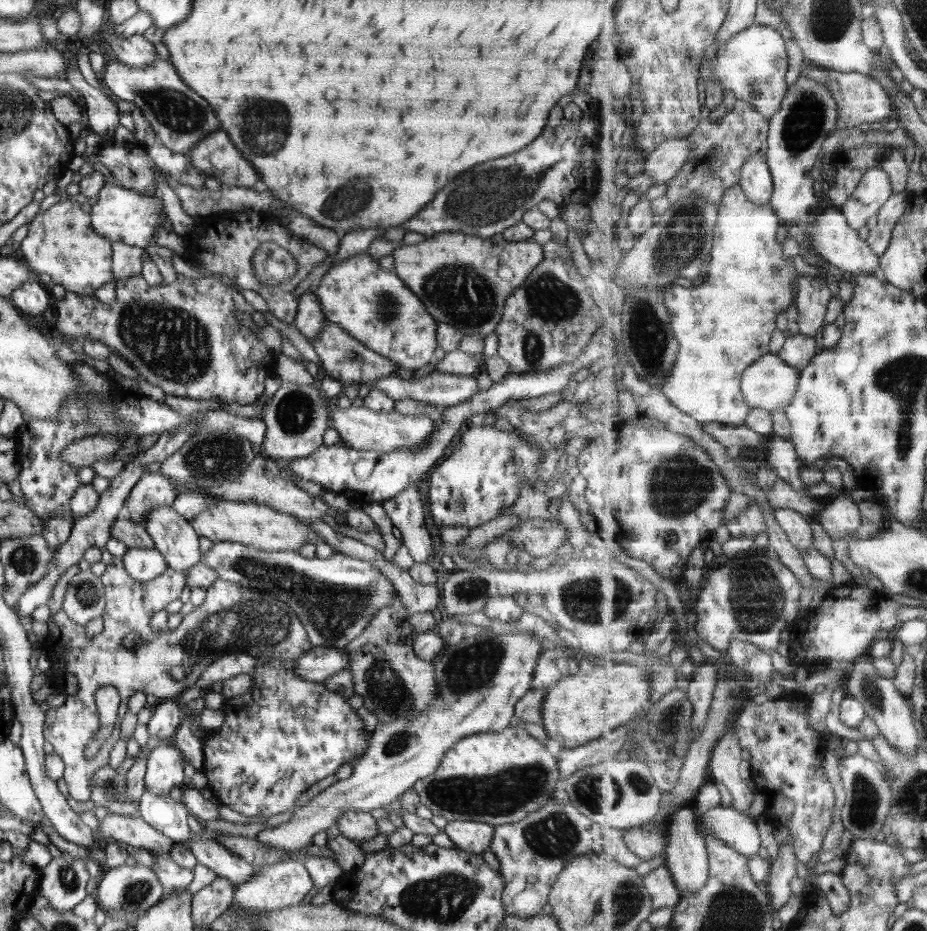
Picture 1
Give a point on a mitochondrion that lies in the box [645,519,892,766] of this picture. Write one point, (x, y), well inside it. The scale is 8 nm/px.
(756, 602)

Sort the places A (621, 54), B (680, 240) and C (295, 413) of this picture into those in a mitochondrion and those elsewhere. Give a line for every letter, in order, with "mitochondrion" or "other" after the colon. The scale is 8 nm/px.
A: other
B: mitochondrion
C: mitochondrion

